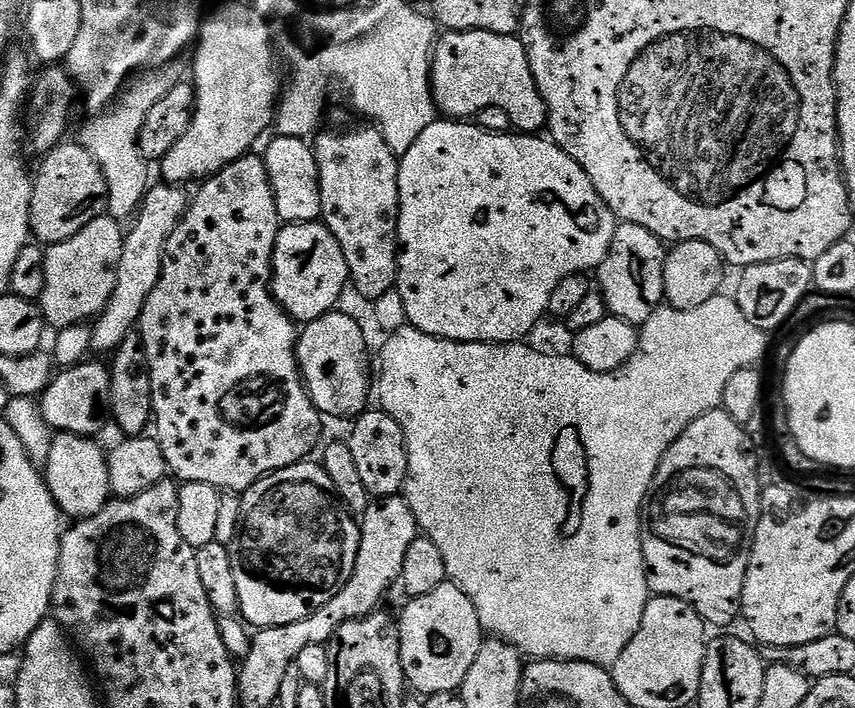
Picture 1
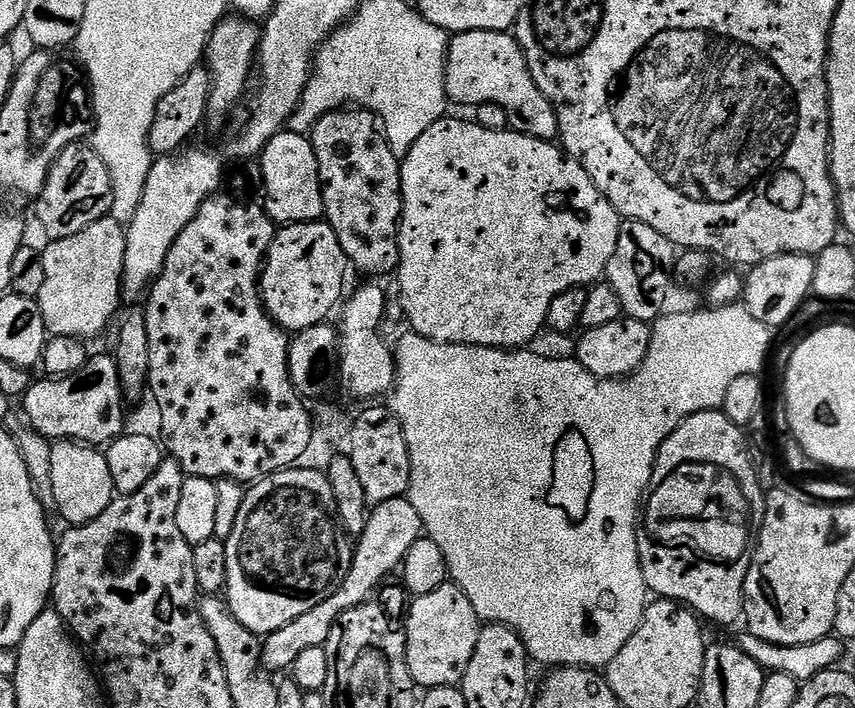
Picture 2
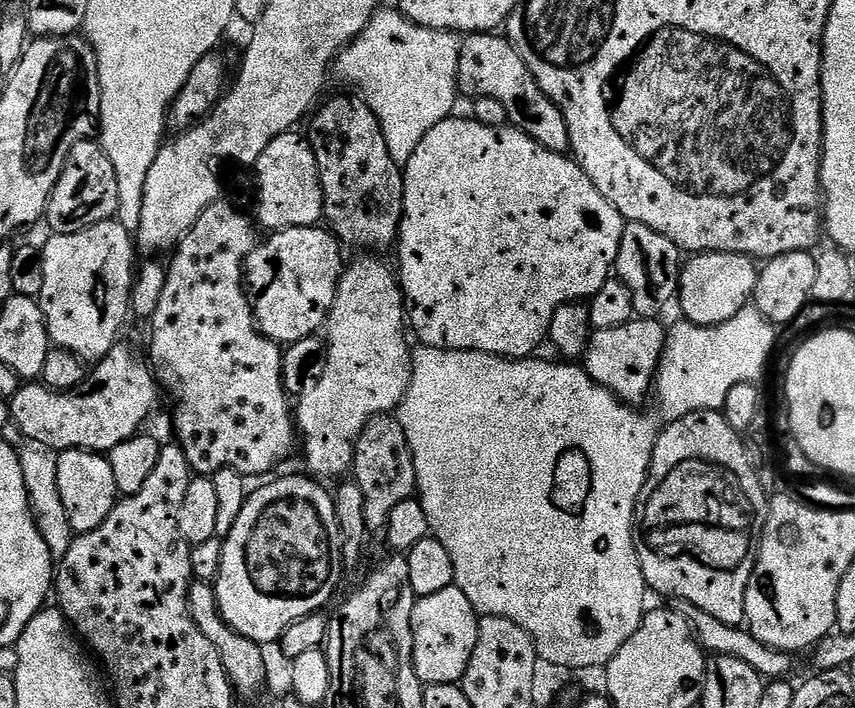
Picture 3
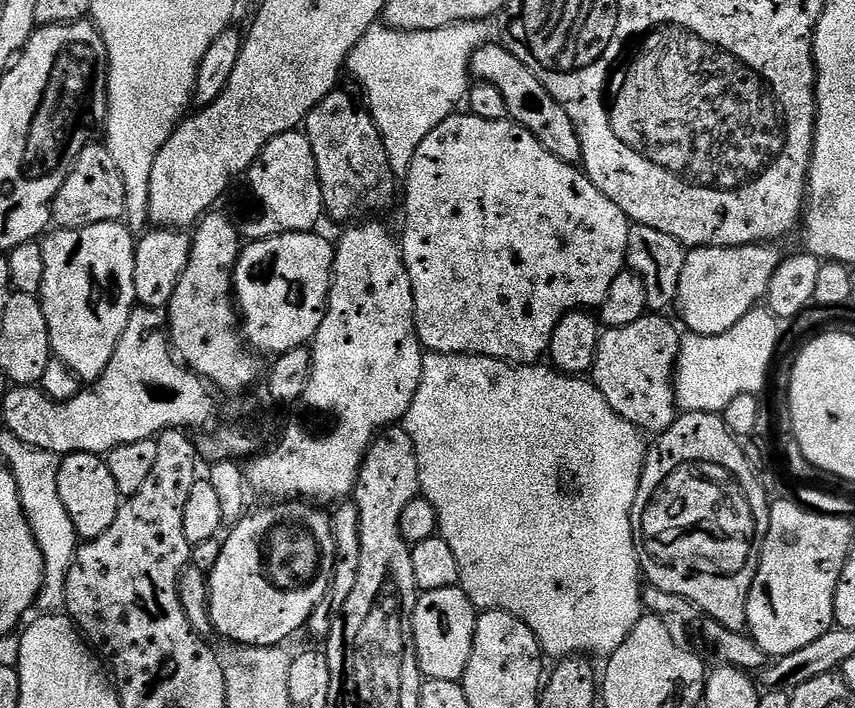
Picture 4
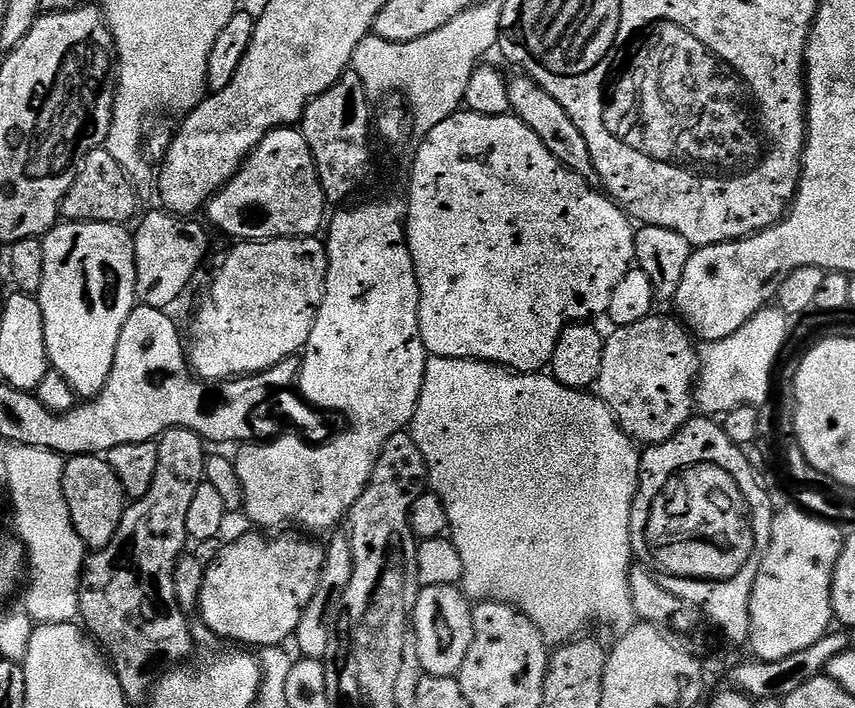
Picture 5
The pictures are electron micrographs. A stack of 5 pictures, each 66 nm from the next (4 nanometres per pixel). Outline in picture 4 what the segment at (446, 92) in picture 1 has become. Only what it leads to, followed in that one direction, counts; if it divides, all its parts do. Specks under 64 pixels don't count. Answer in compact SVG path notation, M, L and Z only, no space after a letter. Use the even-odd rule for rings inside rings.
M499 42L483 44L475 54L472 55L471 75L477 81L494 86L502 90L506 98L506 110L509 117L521 124L554 158L558 158L567 164L579 165L582 161L582 142L578 142L578 130L574 130L574 122L570 122L570 114L558 106L558 102L538 82L538 78L510 50Z

